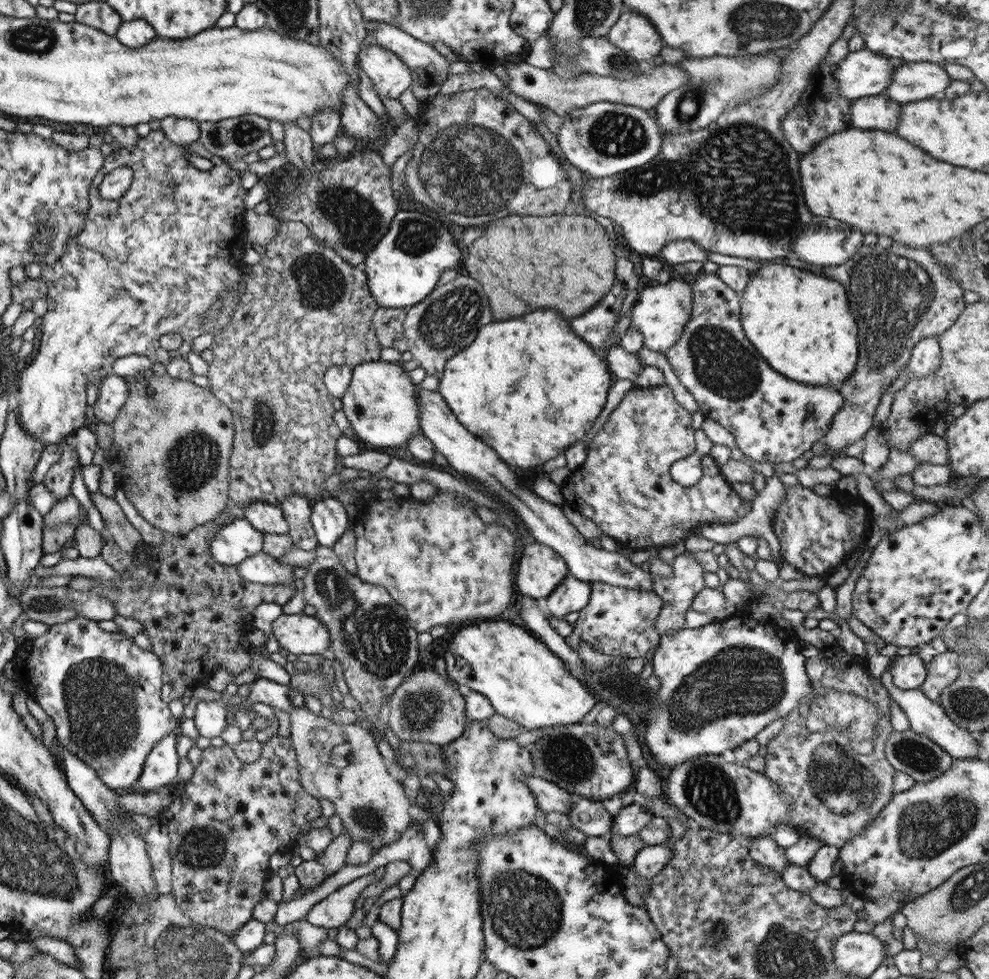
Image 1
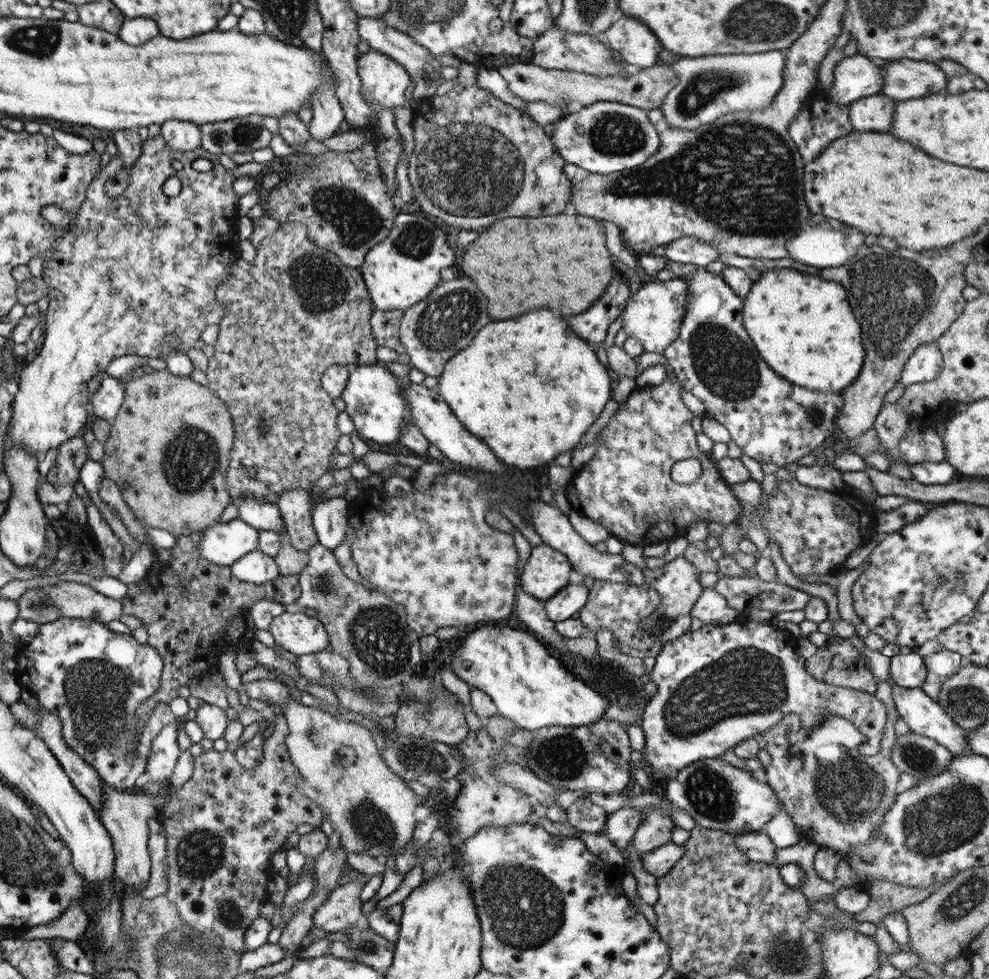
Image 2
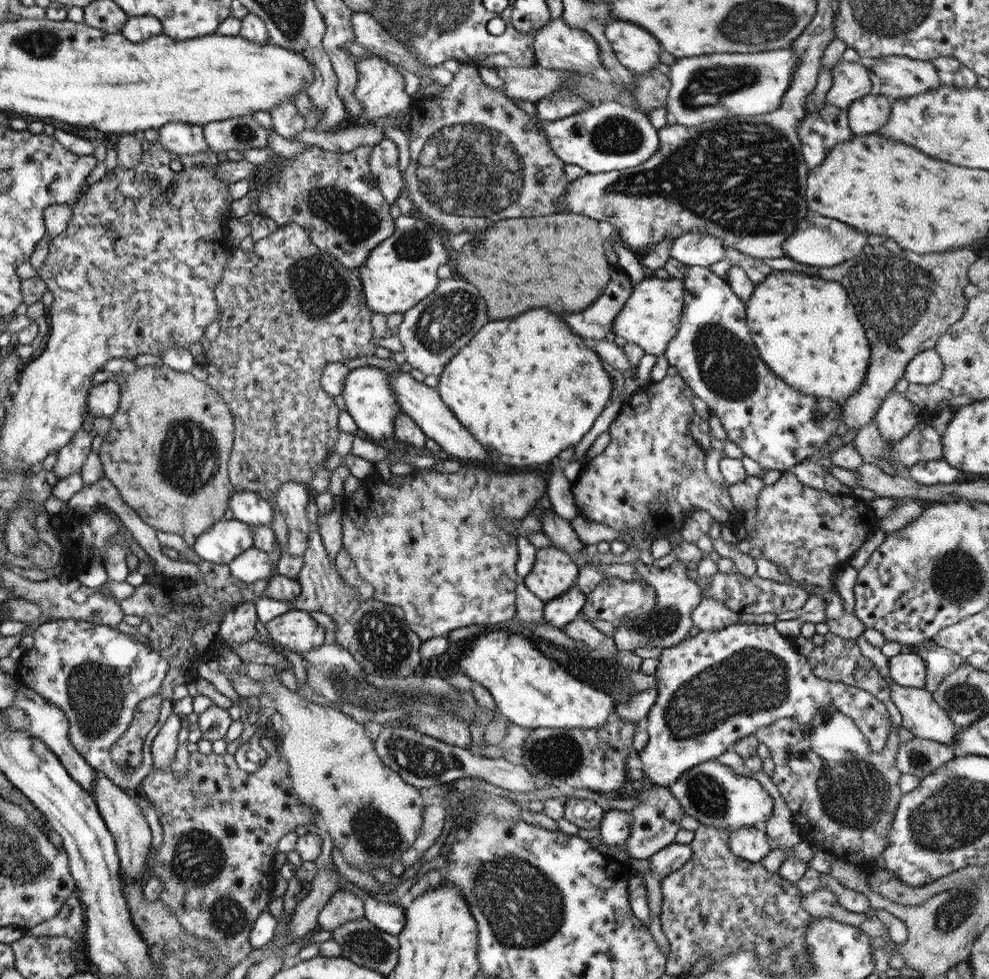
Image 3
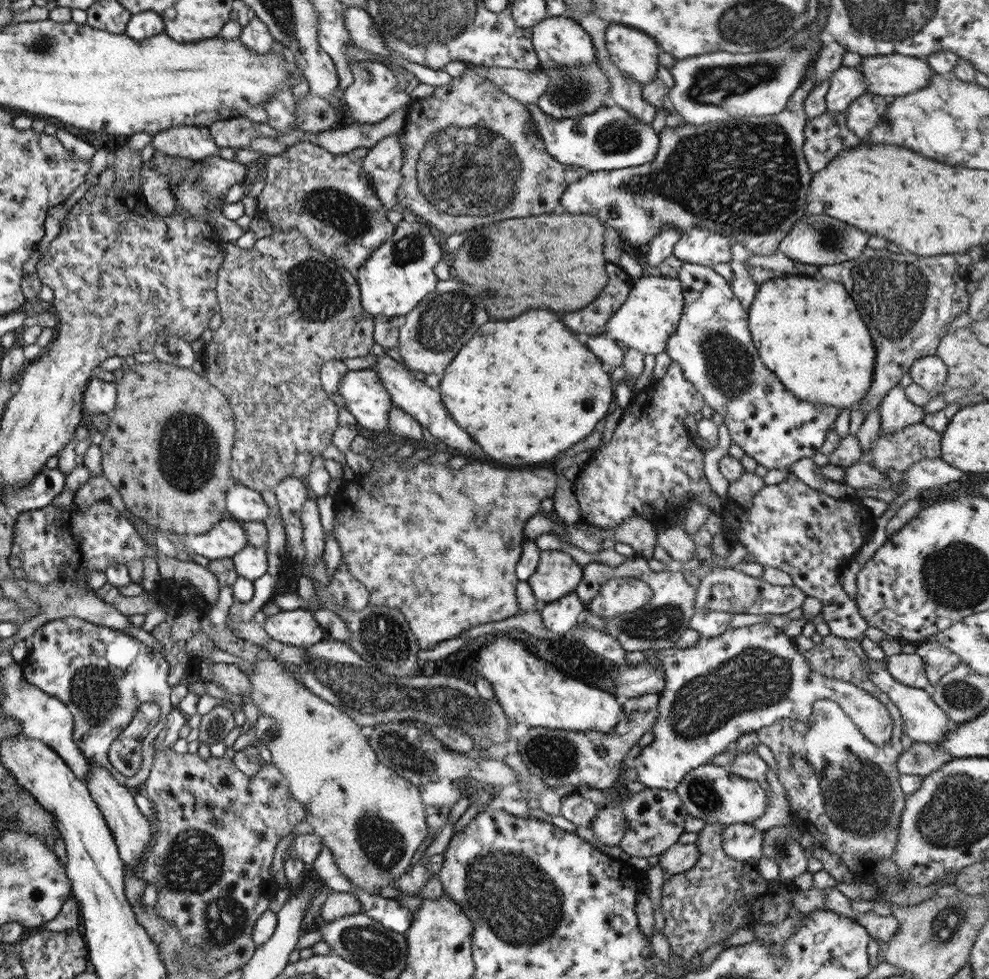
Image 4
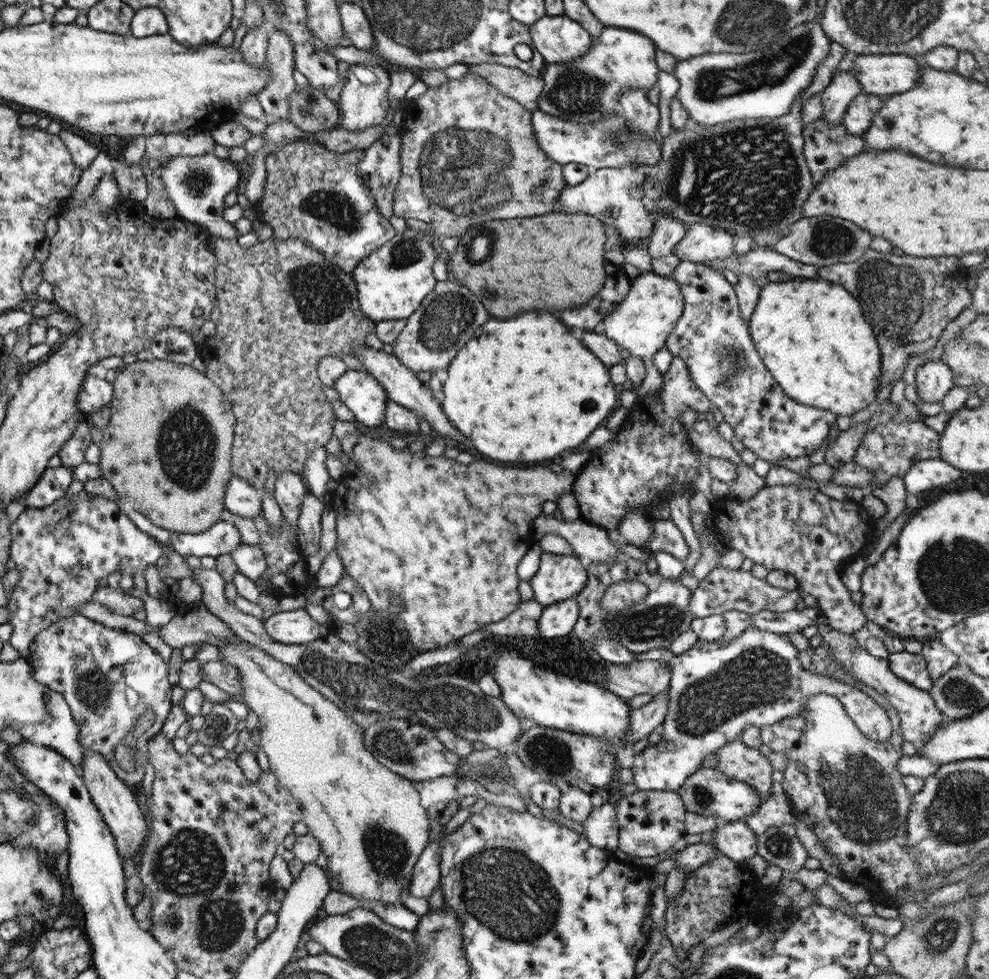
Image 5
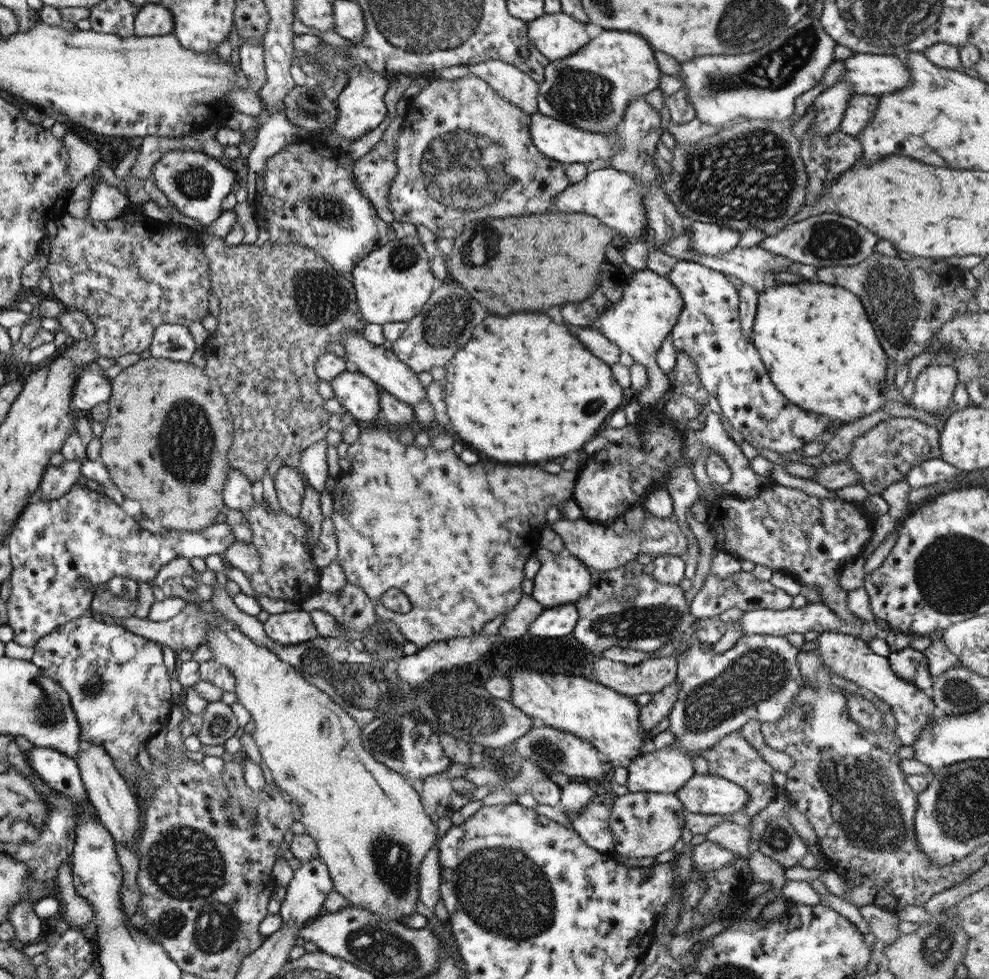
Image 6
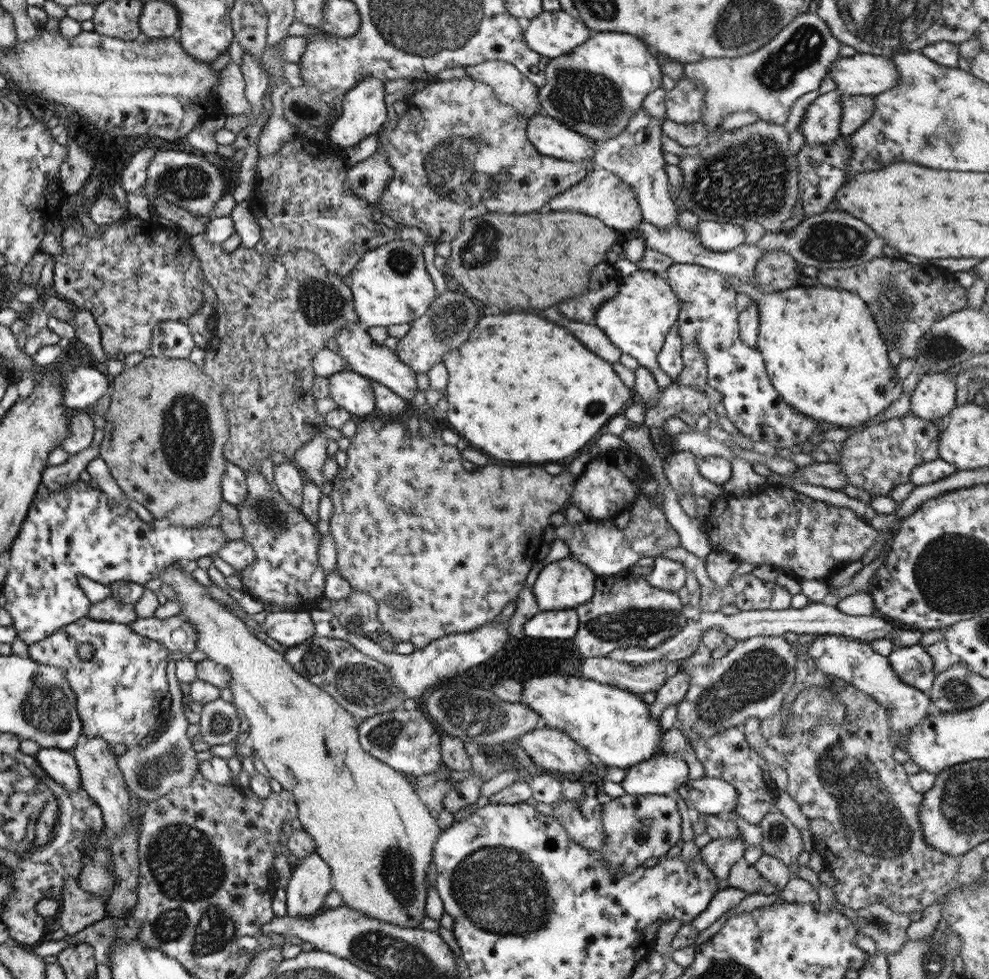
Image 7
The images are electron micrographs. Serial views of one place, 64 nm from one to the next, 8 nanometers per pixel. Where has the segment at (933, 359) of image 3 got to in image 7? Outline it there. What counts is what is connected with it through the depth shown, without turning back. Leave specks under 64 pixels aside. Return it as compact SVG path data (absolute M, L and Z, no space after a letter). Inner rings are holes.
M921 374L910 394L909 413L926 421L945 416L955 405L956 388L952 375Z

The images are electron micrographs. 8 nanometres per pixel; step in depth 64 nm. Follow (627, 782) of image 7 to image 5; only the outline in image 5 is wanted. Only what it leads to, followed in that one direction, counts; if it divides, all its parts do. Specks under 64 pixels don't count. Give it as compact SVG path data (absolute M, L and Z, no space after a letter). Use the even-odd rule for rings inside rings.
M749 626L729 642L719 638L715 642L697 640L689 649L681 654L673 654L669 649L653 649L647 652L633 653L633 659L663 660L671 665L671 678L667 693L667 712L661 722L663 732L661 740L654 745L648 745L638 754L633 755L631 780L635 790L665 790L677 792L677 789L701 766L702 760L727 741L733 741L741 734L747 725L761 728L773 724L789 715L799 715L805 712L805 700L819 692L835 696L841 702L845 714L855 723L859 732L869 739L884 741L891 734L891 724L886 710L877 704L876 700L841 680L833 680L822 675L813 674L802 668L799 652L789 641L786 634L765 632Z

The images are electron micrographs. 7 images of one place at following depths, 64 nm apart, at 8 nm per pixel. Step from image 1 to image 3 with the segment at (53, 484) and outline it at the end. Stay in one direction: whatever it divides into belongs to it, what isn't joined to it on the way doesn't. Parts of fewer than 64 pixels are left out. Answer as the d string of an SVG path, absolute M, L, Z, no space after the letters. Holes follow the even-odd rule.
M82 428L77 430L67 444L56 453L56 462L52 472L57 480L66 478L80 471L90 451L92 435Z

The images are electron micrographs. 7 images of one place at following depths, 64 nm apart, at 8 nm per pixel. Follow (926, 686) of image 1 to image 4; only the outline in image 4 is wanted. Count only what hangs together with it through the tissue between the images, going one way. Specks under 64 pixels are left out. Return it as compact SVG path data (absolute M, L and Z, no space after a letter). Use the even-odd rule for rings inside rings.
M935 640L917 644L915 652L922 658L929 686L935 685L947 671L951 671L960 662L957 654Z

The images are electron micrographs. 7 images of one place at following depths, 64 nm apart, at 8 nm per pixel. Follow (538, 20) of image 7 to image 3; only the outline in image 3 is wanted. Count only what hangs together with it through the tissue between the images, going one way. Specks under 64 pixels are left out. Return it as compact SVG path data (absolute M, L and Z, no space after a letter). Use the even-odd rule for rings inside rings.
M561 17L550 18L543 27L539 27L539 29L534 32L532 40L535 64L541 65L543 68L565 72L592 74L597 70L597 68L599 68L599 66L603 67L601 54L599 52L599 48L597 48L597 42L595 42L595 40L593 40L593 38L591 38L585 31L569 27Z

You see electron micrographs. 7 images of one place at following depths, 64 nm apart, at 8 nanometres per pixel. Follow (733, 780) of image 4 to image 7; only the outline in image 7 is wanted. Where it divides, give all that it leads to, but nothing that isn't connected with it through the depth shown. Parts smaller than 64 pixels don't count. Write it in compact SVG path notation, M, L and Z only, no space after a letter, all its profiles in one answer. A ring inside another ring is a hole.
M701 777L679 785L676 792L688 808L693 808L703 815L724 817L736 804L737 792L731 784L719 778Z

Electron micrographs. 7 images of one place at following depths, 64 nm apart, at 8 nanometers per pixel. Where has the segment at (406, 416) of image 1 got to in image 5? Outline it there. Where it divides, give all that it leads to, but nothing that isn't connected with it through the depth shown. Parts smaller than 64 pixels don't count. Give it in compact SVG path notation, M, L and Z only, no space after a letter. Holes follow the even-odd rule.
M346 370L331 387L337 391L339 401L345 404L357 422L368 427L376 427L383 422L387 398L371 374Z

